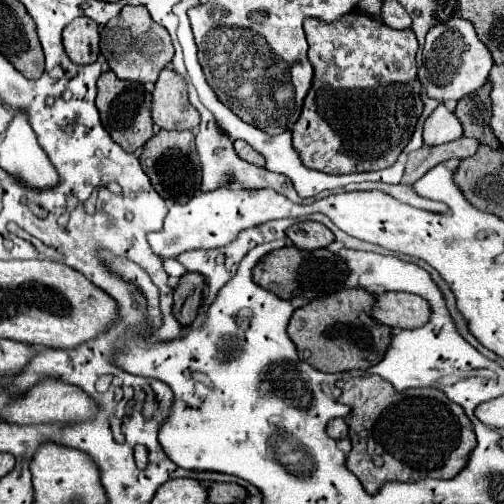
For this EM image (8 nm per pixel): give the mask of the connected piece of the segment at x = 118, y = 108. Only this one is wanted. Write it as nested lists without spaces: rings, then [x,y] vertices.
[[[106,71],[98,79],[98,97],[96,107],[100,111],[100,119],[104,129],[110,133],[110,137],[128,153],[136,153],[144,147],[144,143],[154,135],[154,123],[152,123],[152,95],[146,93],[144,85],[116,79],[112,71]]]

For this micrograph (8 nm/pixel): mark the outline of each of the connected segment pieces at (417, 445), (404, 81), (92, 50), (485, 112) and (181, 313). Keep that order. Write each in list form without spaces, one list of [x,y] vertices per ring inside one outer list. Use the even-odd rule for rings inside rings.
[[[378,375],[354,377],[348,383],[338,381],[336,385],[342,389],[338,401],[352,407],[352,421],[350,421],[352,451],[346,457],[346,469],[360,479],[362,487],[368,493],[376,493],[382,487],[382,483],[394,479],[396,481],[418,481],[424,477],[452,479],[468,465],[468,455],[476,447],[476,435],[472,431],[470,419],[466,417],[464,409],[452,403],[440,389],[424,387],[424,389],[408,389],[404,393],[396,393],[392,385],[380,379]]]
[[[358,11],[344,15],[336,23],[304,21],[304,31],[310,45],[308,57],[314,65],[314,83],[306,95],[302,115],[292,127],[292,145],[300,161],[308,169],[332,175],[390,167],[410,141],[422,113],[414,61],[418,51],[416,37],[412,31],[392,31]],[[328,75],[330,79],[336,77],[336,87],[328,87]],[[354,127],[358,127],[356,133],[360,135],[388,137],[346,137],[346,133],[354,133],[350,131]]]
[[[78,17],[72,23],[68,23],[62,31],[64,51],[70,57],[70,61],[78,65],[88,65],[96,61],[100,53],[98,41],[100,41],[98,25],[92,19]]]
[[[486,83],[472,95],[466,95],[464,99],[460,99],[456,107],[456,117],[464,127],[464,137],[474,137],[492,149],[500,149],[500,143],[490,129],[490,115],[492,115],[490,91],[492,91],[492,85]]]
[[[184,273],[180,277],[172,305],[172,313],[180,325],[190,327],[194,323],[198,307],[202,303],[202,287],[204,287],[204,277],[198,273]]]

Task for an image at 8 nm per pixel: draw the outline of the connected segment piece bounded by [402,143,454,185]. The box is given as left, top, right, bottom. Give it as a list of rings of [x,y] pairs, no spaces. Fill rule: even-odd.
[[[446,143],[446,145],[438,145],[438,147],[424,145],[418,151],[408,153],[408,161],[406,161],[406,171],[404,171],[402,183],[404,185],[412,185],[424,173],[428,173],[434,165],[444,163],[444,161],[448,161],[452,157],[454,157],[454,143]]]

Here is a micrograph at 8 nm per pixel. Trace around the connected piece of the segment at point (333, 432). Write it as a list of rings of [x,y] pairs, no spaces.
[[[332,419],[328,425],[326,425],[326,433],[332,437],[332,439],[342,439],[348,435],[348,425],[344,419]]]

